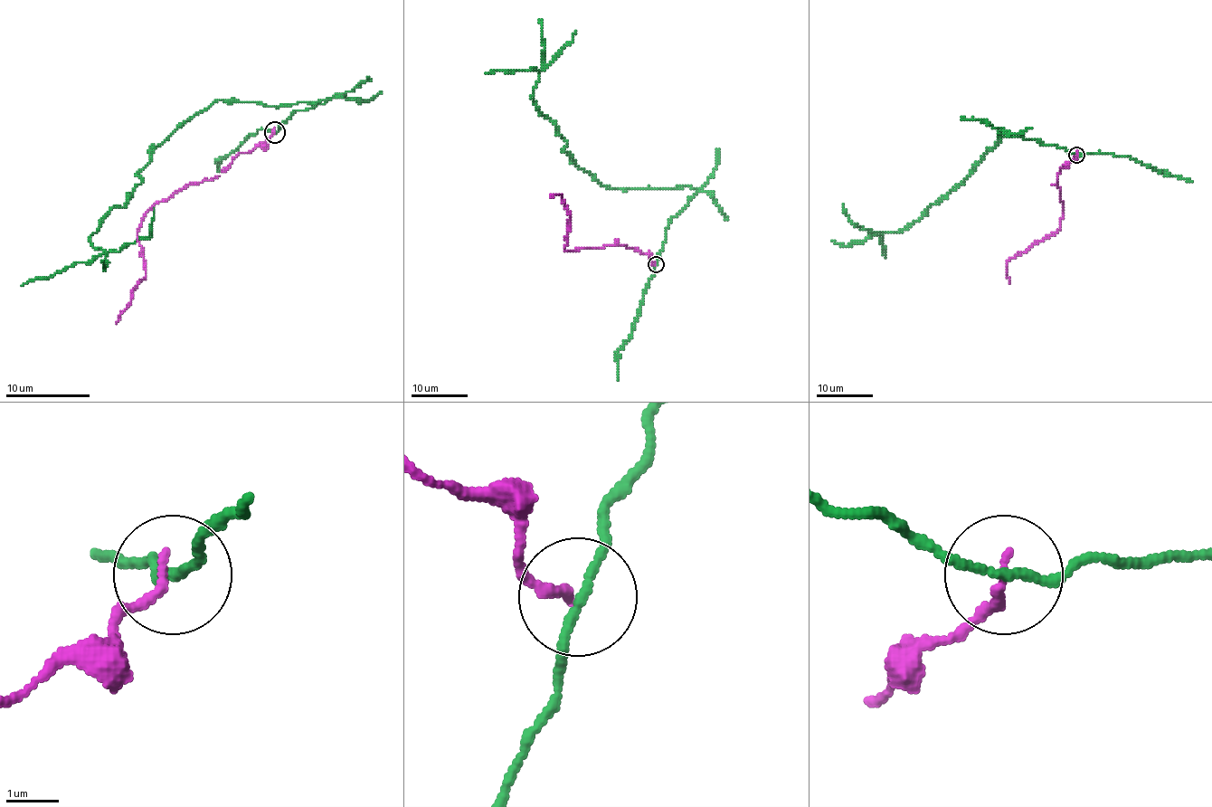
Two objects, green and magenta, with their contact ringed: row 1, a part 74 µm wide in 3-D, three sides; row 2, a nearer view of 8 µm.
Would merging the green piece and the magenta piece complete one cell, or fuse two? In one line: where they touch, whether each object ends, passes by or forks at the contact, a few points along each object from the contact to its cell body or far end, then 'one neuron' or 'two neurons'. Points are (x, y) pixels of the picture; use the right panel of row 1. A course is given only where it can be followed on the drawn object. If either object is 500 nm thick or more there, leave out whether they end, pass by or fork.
(1076, 155) | green passes by | magenta ends | green via (1076, 154), (1003, 128), (962, 184), (904, 229), (874, 234), (852, 223), (842, 204) | magenta via (1076, 154), (1056, 175), (1064, 214), (1061, 226), (1007, 261), (1006, 270), (1010, 282) | two neurons

